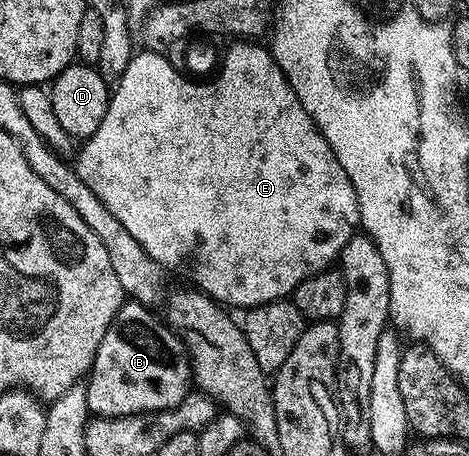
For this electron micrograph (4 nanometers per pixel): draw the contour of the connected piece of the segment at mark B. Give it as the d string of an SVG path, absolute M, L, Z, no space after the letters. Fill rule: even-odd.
M126 301L118 309L114 321L110 321L110 329L106 329L106 337L102 337L102 345L98 345L98 353L92 362L92 369L86 376L86 401L88 410L93 416L122 417L123 415L145 415L148 411L165 411L177 407L190 394L193 386L192 361L184 340L168 326L163 318L155 319L153 312L135 301Z

